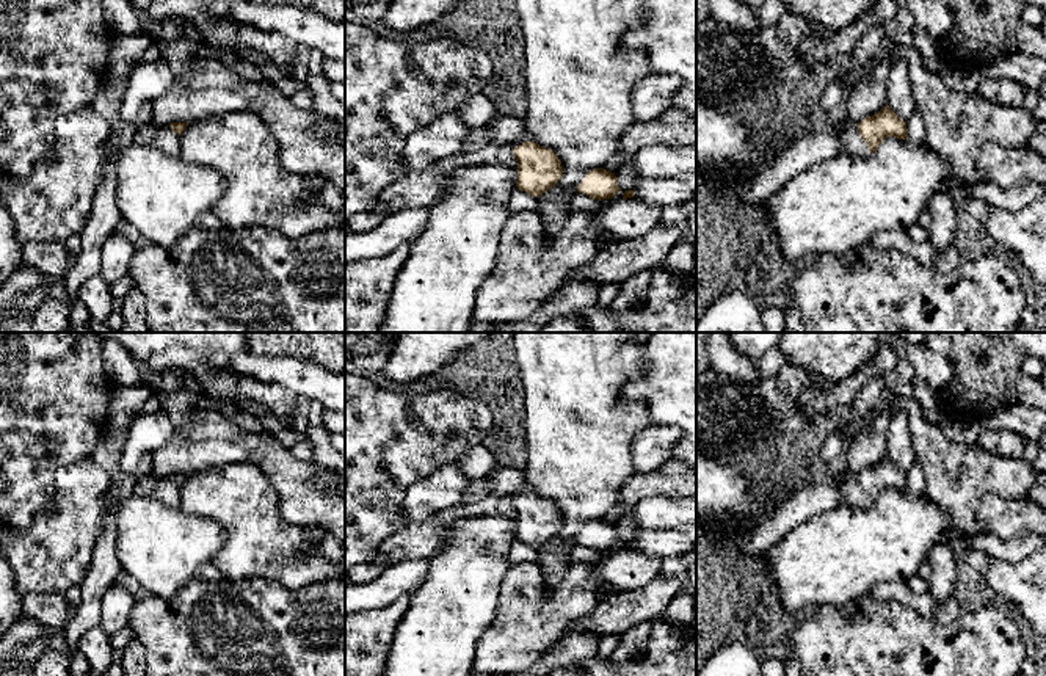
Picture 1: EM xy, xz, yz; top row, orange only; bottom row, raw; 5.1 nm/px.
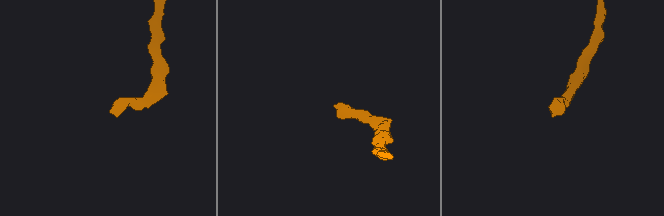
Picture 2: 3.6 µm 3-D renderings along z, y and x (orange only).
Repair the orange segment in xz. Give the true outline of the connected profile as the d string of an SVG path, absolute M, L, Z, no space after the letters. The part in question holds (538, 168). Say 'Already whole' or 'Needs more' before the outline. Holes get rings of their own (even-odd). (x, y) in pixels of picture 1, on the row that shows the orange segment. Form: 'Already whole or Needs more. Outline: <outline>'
Needs more. Outline: M497 114L486 127L491 144L510 144L518 162L516 187L521 191L541 196L552 188L563 174L557 154L527 140L522 116Z

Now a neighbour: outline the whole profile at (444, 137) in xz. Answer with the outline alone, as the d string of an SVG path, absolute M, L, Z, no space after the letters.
M449 111L408 138L403 162L412 171L420 171L444 157L459 154L470 130L455 111Z

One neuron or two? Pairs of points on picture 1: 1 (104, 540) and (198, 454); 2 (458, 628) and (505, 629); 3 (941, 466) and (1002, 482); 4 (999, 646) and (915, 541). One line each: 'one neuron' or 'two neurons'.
1: two neurons
2: two neurons
3: one neuron
4: two neurons

